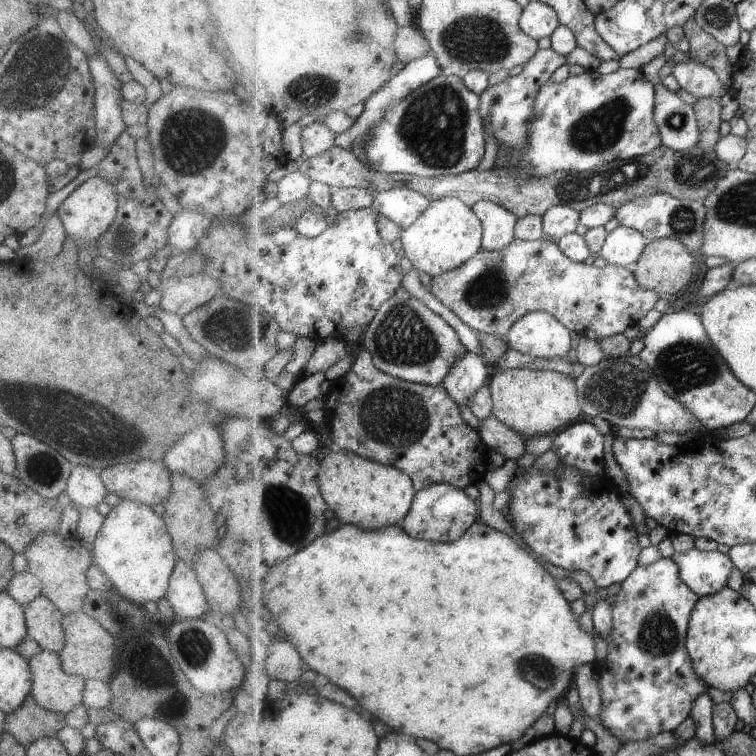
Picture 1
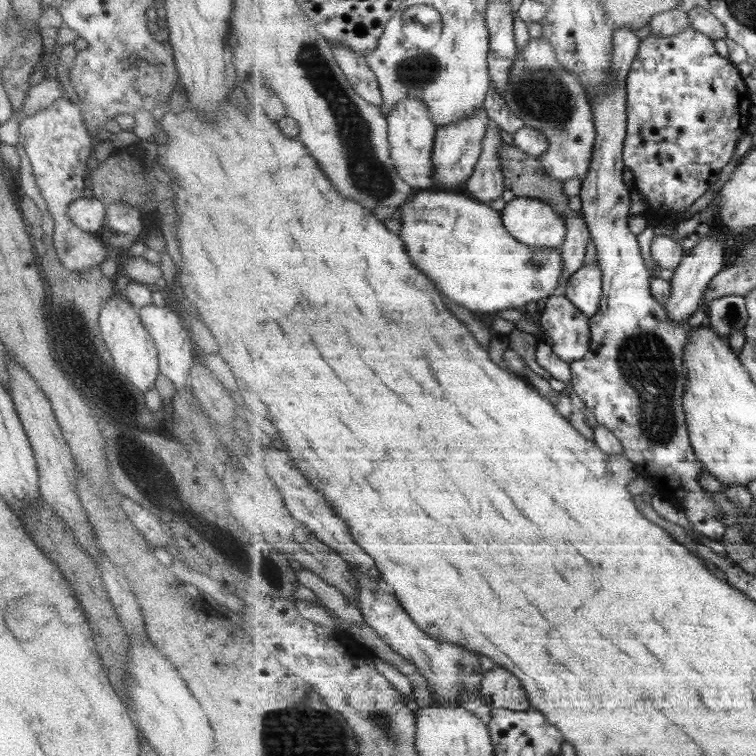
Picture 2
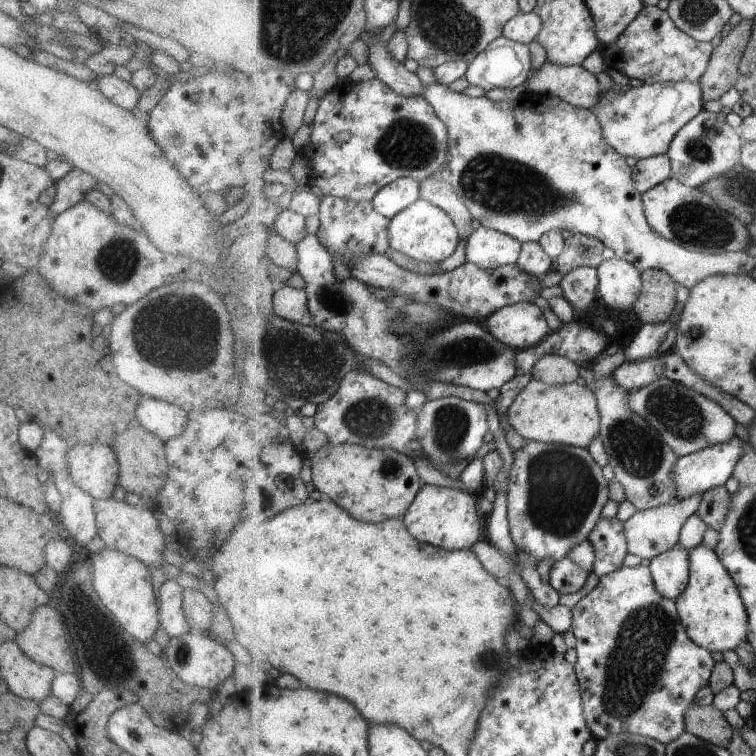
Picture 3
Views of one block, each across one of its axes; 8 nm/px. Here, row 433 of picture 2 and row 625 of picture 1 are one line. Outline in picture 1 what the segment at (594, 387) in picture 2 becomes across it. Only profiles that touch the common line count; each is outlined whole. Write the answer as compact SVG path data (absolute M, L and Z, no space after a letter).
M663 557L650 565L638 566L620 584L613 606L613 630L608 653L602 666L601 694L603 710L601 723L620 744L655 738L659 733L674 731L689 715L695 700L707 692L709 684L695 672L687 648L691 615L701 596L693 592L681 577L681 568L673 557Z

